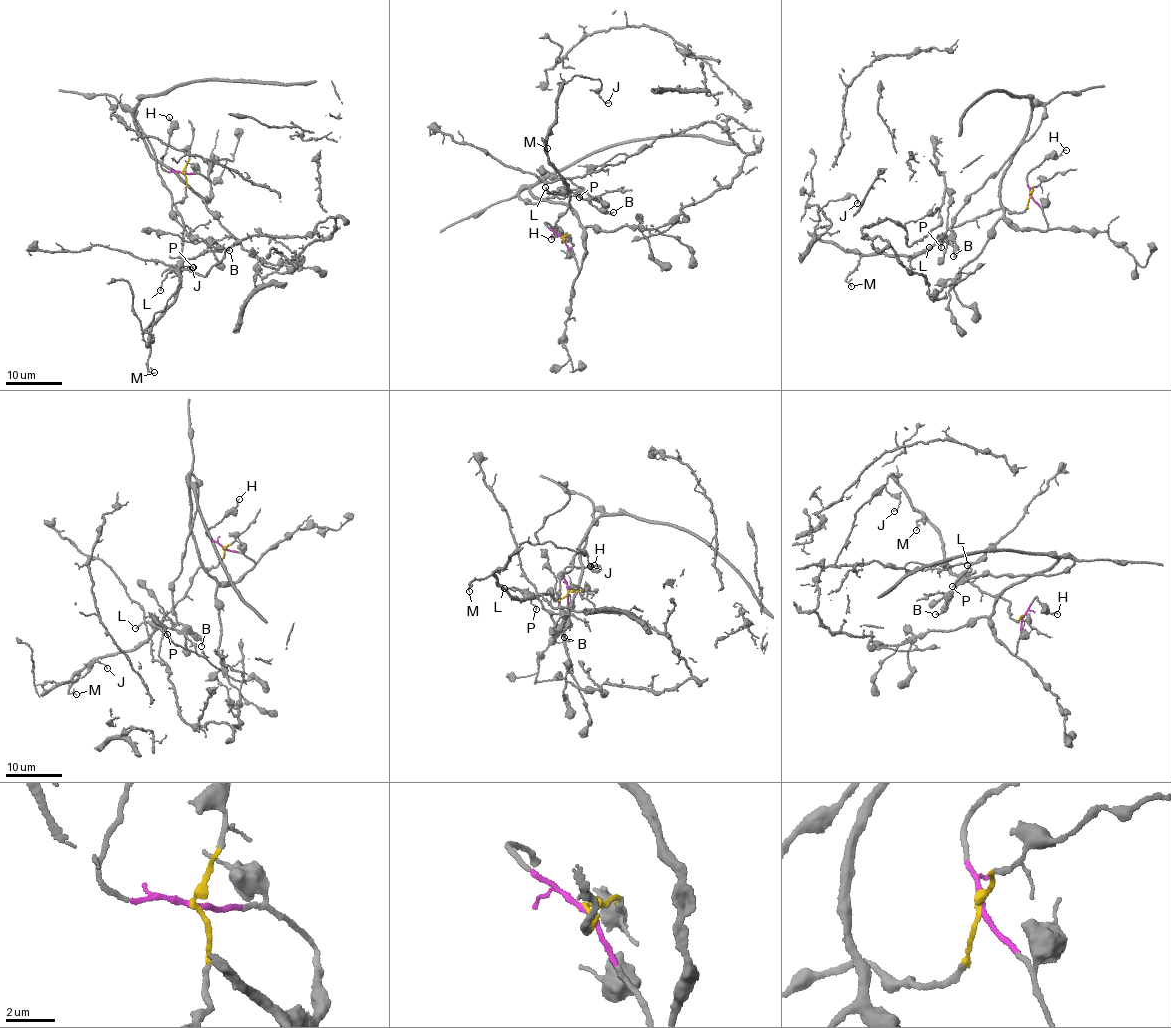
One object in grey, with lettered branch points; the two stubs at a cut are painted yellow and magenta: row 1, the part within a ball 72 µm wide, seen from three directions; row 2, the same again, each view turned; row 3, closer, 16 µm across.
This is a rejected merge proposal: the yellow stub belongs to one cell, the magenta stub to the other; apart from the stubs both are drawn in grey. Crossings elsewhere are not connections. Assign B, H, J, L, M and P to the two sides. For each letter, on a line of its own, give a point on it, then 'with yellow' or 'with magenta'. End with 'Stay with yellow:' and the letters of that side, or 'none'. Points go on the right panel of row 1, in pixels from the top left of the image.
B: (953, 256) | with yellow
H: (1066, 150) | with magenta
J: (857, 203) | with yellow
L: (929, 247) | with yellow
M: (851, 286) | with yellow
P: (941, 247) | with yellow
Stay with yellow: B, J, L, M, P

